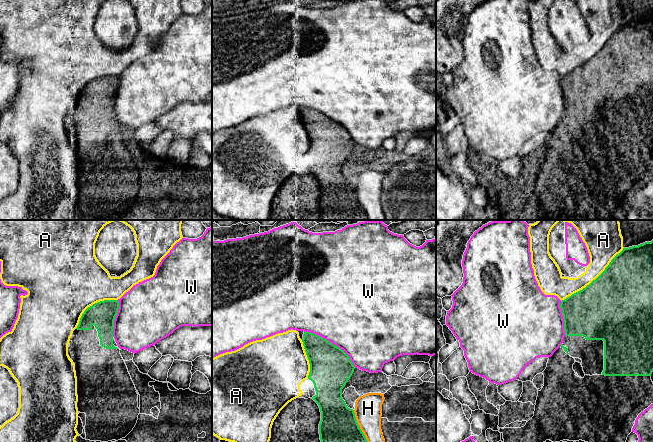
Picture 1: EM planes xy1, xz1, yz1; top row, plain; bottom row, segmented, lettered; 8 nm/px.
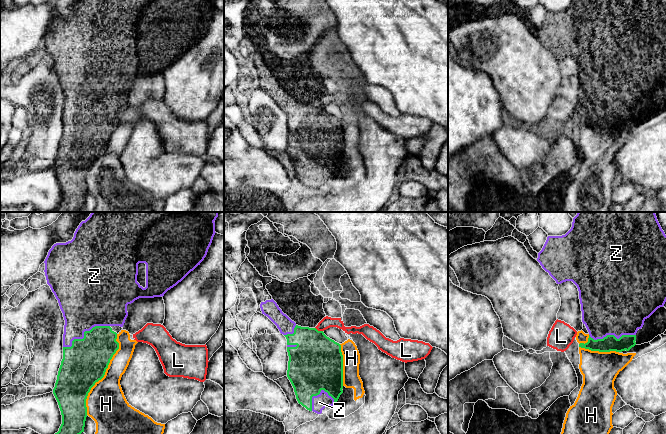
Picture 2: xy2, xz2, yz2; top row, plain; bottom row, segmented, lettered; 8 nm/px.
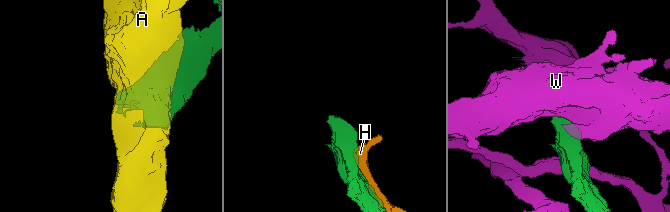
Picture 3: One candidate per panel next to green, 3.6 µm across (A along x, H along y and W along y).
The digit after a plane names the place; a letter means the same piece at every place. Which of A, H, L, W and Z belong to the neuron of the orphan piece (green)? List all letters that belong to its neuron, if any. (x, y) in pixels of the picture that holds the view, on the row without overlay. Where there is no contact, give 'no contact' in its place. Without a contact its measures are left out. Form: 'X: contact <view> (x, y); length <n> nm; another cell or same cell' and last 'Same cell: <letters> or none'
A: contact yz1 (593, 56); length 650 nm; another cell
H: contact xy2 (104, 150); length 700 nm; another cell
L: contact xz2 (319, 107); length 70 nm; another cell
W: contact xz1 (331, 119); length 500 nm; another cell
Z: contact xy2 (84, 110); length 420 nm; same cell
Same cell: Z

